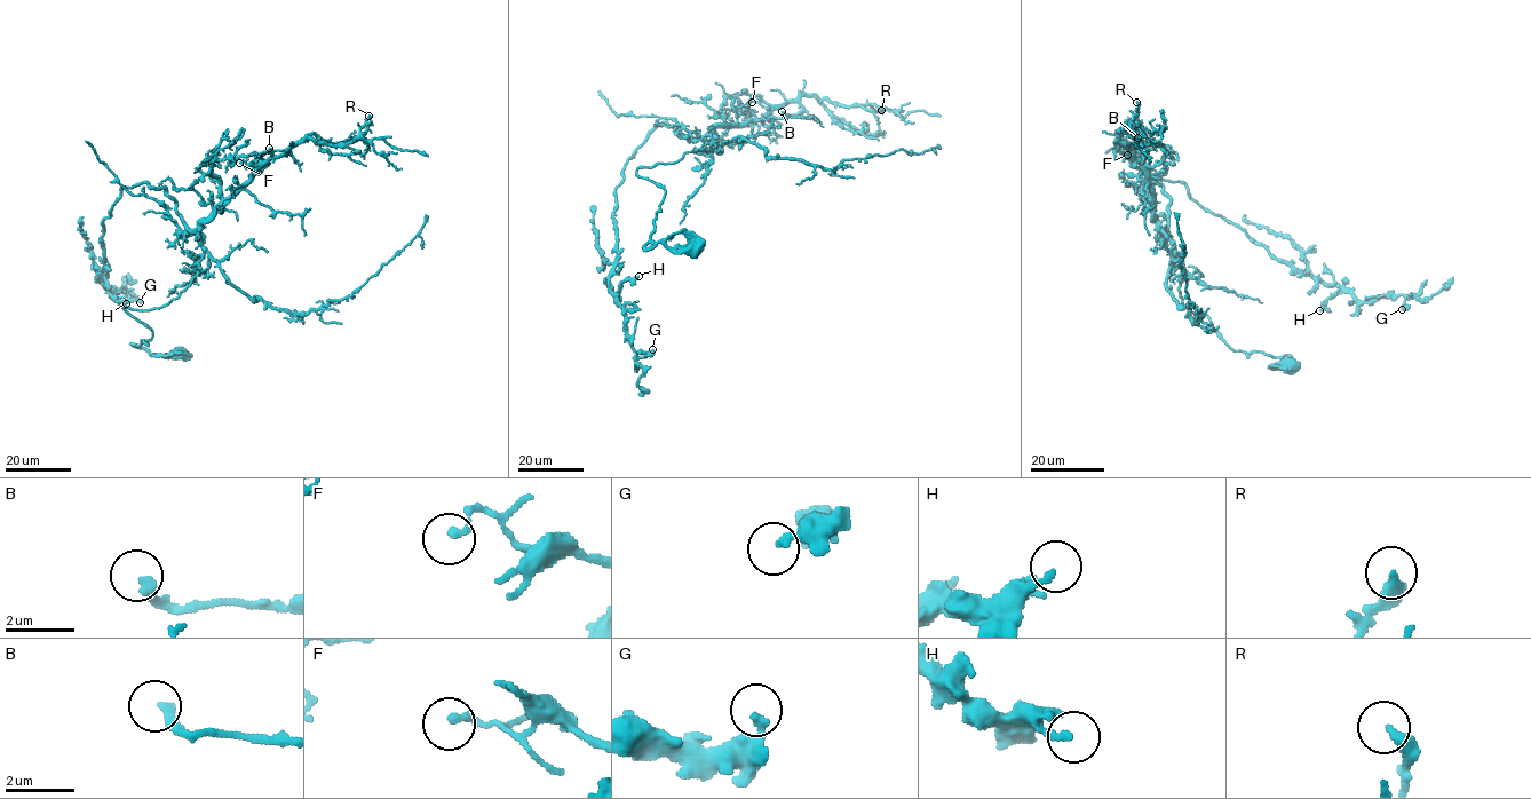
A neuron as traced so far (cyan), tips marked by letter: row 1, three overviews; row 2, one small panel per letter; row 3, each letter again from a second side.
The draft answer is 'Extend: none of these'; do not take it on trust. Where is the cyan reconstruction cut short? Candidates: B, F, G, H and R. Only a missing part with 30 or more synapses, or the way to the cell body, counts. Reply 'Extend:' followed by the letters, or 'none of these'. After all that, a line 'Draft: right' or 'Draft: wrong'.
Extend: B
Draft: wrong

